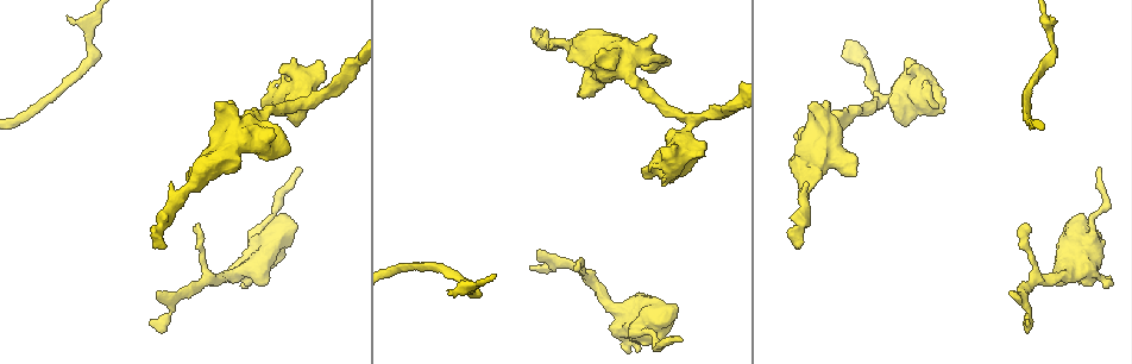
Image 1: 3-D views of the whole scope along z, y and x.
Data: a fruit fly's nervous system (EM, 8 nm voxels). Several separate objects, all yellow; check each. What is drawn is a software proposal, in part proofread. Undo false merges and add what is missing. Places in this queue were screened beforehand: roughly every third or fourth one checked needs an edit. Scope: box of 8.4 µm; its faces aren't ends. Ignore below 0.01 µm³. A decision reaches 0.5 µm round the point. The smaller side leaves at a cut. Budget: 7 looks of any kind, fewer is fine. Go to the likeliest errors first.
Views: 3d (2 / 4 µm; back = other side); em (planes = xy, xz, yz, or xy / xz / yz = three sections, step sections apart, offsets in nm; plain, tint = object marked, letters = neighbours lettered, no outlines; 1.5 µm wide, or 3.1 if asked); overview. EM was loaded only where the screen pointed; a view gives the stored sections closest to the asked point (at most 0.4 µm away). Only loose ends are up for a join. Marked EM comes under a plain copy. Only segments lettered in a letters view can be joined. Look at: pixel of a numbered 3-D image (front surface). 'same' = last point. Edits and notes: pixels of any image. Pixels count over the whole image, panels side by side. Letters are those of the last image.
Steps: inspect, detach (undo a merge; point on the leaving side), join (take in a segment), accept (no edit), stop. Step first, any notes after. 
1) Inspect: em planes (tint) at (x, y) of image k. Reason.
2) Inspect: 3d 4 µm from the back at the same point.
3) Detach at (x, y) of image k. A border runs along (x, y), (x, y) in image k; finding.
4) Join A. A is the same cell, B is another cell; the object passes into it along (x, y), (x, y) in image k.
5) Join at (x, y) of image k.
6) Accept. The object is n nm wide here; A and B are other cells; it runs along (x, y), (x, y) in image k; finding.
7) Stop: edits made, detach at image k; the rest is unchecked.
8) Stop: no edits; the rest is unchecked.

Inspect: em xy step 8 (tint) at (856, 174) of image 1. Thick end.

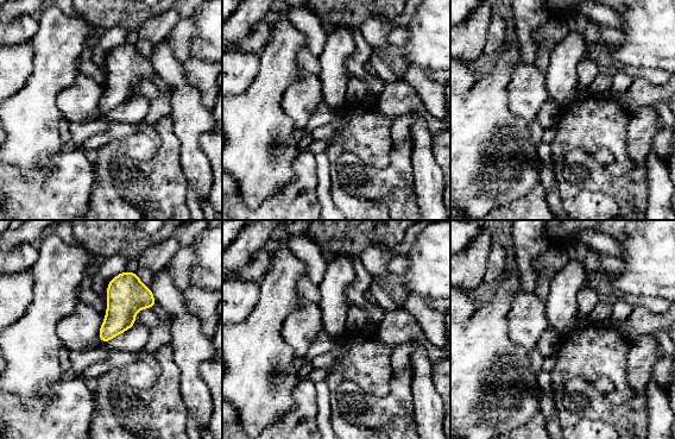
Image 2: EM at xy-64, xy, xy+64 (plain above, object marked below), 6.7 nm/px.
Inspect: em planes (letters) at the same point. Cut it another way.

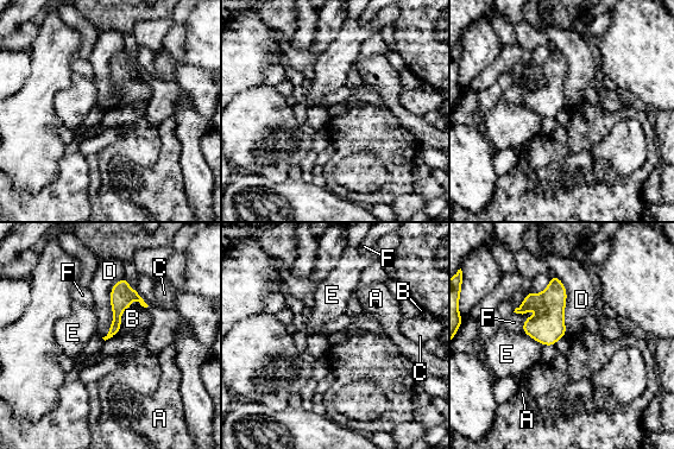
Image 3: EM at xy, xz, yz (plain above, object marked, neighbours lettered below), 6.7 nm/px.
Accept. The longest contact is with D, 440 nm; A, B, C, D, E and F are other cells; none of them fits.

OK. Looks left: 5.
Inspect: em yz step 8 (tint) at (1050, 20) of image 1. Free end.

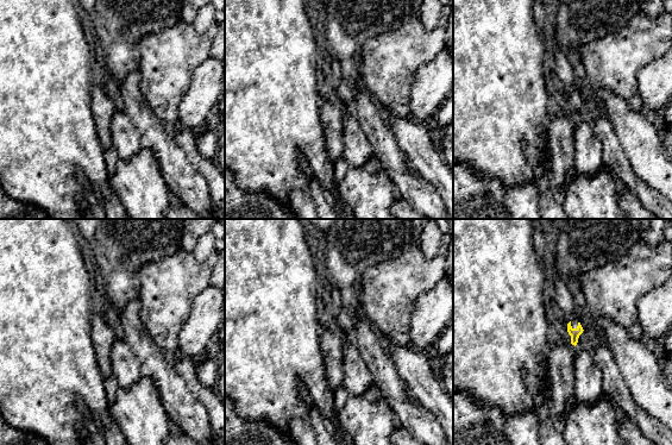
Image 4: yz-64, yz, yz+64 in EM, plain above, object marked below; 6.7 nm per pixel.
Inspect: em planes (tint) at the same point.

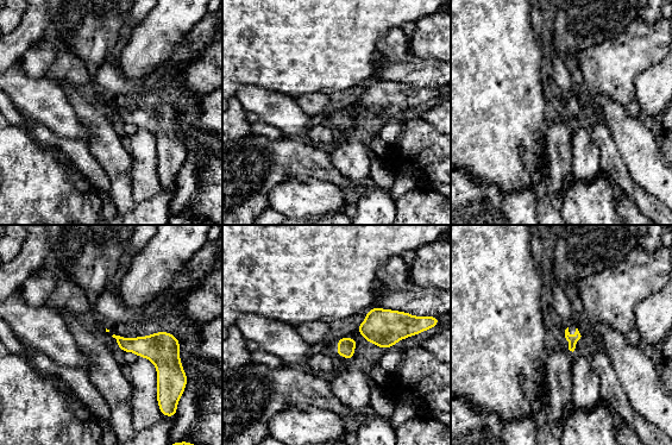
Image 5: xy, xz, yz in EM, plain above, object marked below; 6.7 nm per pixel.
Inspect: em planes (letters) at the same point. What lies round it.

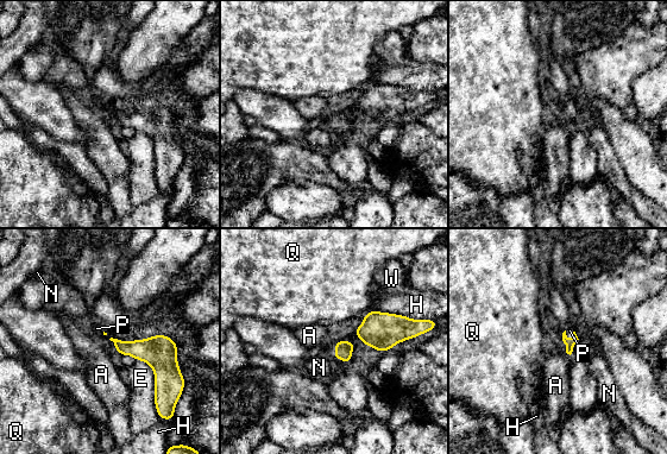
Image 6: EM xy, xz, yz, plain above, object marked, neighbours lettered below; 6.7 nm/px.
Join P. P is the same cell, A, E, H, N, Q and W are other cells; it goes on there.

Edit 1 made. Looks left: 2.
Stop: edits made, join at image 6; the rest is unchecked.

